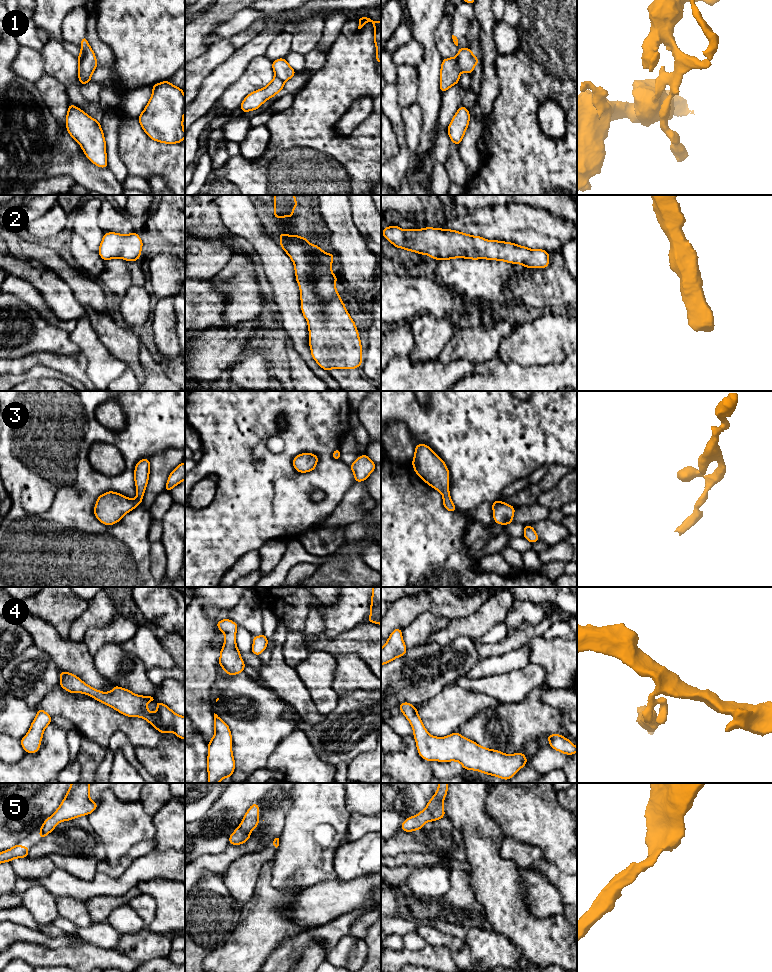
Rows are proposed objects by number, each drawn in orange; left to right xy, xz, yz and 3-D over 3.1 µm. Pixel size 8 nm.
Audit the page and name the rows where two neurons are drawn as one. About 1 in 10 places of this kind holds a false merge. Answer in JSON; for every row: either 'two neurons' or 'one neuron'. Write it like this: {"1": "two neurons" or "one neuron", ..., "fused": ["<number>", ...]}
{"1": "two neurons", "2": "one neuron", "3": "one neuron", "4": "one neuron", "5": "one neuron", "fused": ["1"]}

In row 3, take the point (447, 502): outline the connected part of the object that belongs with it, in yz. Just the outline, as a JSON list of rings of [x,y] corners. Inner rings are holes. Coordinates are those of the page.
[[[417,444],[412,465],[423,481],[443,495],[445,509],[455,512],[449,494],[449,470],[444,461],[428,445]]]

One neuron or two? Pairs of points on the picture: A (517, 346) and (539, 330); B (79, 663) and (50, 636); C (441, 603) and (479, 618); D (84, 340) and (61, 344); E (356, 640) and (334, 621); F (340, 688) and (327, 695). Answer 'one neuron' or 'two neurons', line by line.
A: one neuron
B: one neuron
C: two neurons
D: two neurons
E: two neurons
F: two neurons

